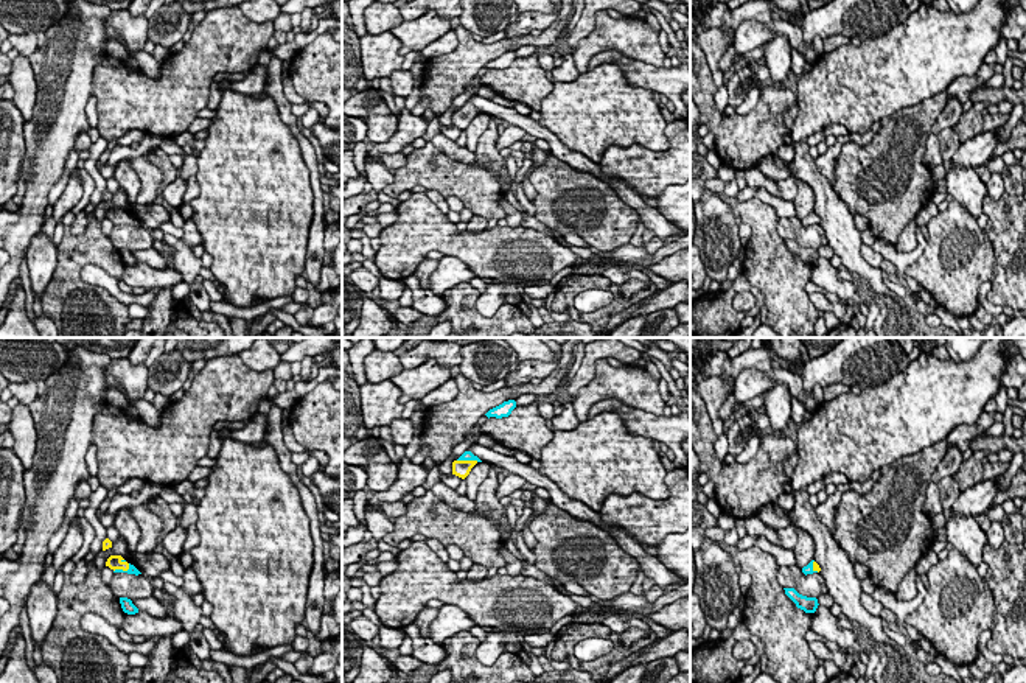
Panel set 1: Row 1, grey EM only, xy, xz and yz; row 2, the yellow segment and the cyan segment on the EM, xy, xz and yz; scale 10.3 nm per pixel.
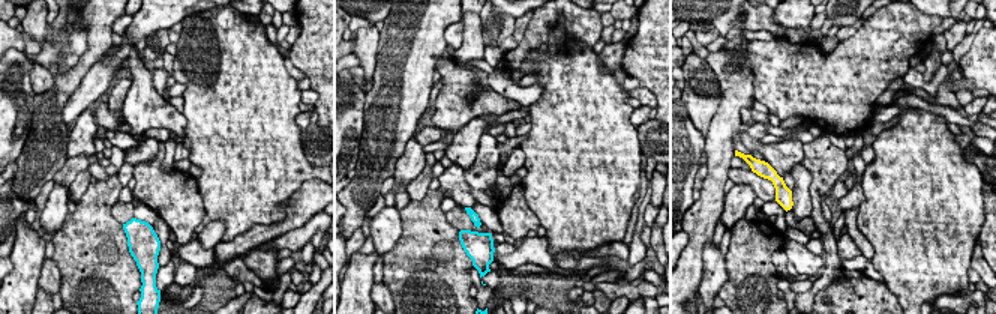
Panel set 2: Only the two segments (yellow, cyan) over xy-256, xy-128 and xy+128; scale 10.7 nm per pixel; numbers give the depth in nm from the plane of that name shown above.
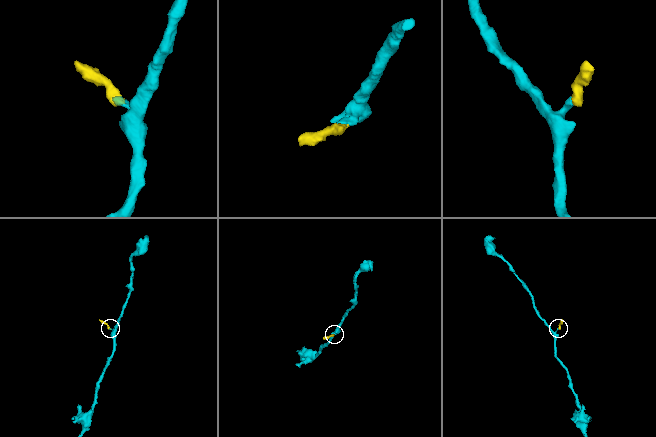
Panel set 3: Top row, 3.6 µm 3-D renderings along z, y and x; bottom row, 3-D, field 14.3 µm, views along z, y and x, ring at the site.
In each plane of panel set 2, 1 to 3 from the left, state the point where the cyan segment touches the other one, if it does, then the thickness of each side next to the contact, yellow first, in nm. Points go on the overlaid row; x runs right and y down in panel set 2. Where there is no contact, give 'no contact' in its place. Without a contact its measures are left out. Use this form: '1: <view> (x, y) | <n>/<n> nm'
1: no contact
2: no contact
3: no contact

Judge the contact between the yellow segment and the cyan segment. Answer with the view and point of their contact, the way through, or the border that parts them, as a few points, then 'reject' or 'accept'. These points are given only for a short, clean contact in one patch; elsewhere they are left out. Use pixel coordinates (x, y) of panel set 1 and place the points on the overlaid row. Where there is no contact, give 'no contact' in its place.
meets yellow in xz at (468, 461); runs through xz (460, 469), (468, 461), (467, 456); accept

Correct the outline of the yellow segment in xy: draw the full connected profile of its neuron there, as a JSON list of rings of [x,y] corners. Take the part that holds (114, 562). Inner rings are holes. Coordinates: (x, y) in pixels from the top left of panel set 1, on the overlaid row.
[[[110,555],[106,562],[113,573],[141,574],[134,565],[127,563],[121,555]]]

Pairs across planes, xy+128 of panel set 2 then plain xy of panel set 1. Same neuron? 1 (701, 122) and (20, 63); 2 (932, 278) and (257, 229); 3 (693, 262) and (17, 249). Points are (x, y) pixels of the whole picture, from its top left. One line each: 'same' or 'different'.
1: same
2: same
3: same

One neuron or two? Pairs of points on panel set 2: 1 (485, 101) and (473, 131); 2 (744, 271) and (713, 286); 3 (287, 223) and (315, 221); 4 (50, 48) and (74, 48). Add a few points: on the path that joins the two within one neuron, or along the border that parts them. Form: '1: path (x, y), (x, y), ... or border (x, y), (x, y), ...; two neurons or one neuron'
1: border (492, 116), (476, 116), (455, 132); two neurons
2: border (725, 256), (726, 281), (716, 295); two neurons
3: border (318, 212), (302, 226), (275, 238); two neurons
4: path (56, 48), (68, 48); one neuron

